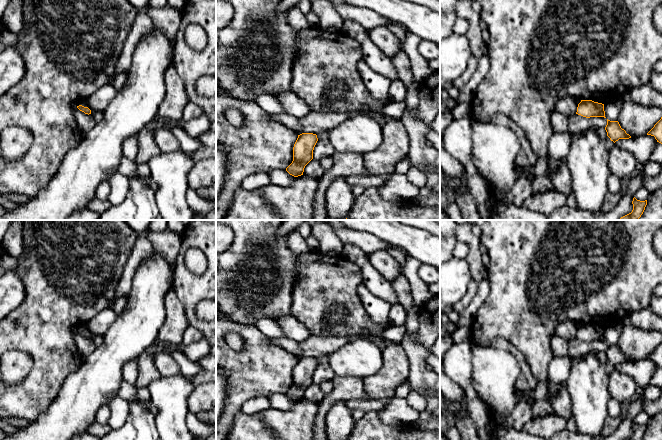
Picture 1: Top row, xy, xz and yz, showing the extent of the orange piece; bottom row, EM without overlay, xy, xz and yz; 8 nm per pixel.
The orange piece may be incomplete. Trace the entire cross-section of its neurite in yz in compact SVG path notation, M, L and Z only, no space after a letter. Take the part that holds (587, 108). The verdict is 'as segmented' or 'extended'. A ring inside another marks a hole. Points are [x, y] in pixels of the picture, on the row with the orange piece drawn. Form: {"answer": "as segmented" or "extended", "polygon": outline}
{"answer": "as segmented", "polygon": "M581 100L578 104L576 114L586 118L605 117L604 104L592 100Z"}

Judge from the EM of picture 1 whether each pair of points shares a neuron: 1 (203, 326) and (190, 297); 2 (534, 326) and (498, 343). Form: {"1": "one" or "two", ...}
{"1": "one", "2": "two"}

